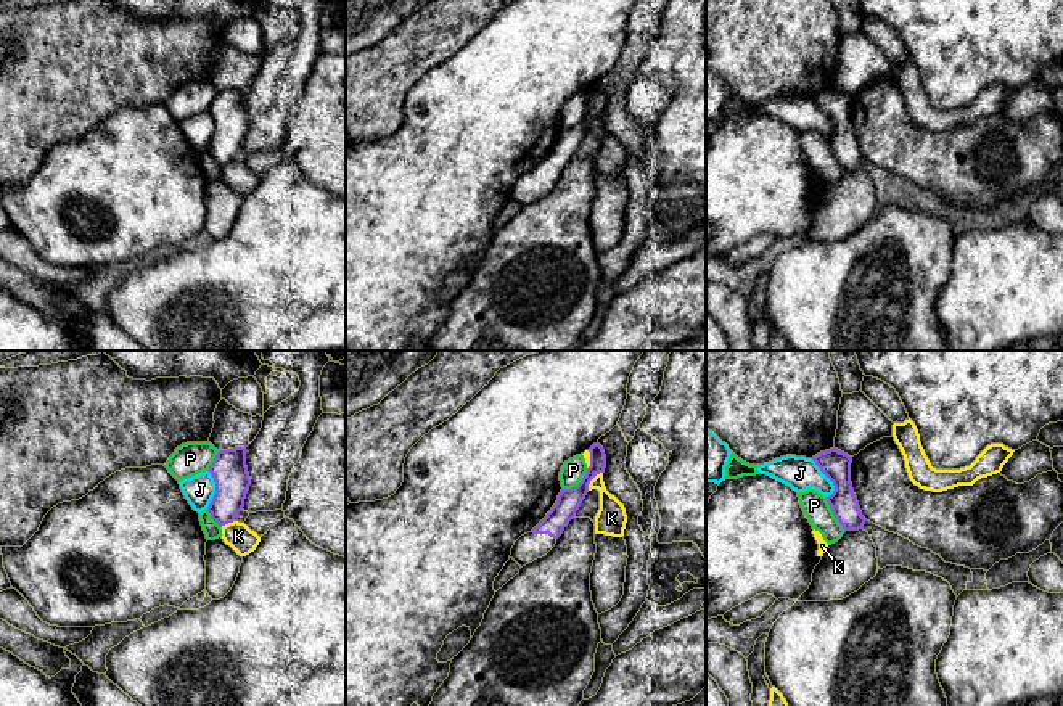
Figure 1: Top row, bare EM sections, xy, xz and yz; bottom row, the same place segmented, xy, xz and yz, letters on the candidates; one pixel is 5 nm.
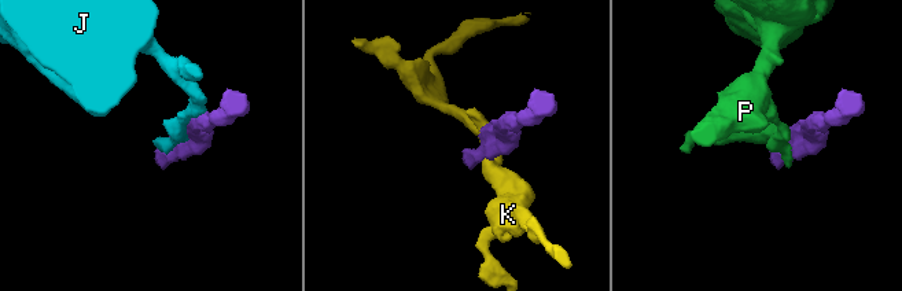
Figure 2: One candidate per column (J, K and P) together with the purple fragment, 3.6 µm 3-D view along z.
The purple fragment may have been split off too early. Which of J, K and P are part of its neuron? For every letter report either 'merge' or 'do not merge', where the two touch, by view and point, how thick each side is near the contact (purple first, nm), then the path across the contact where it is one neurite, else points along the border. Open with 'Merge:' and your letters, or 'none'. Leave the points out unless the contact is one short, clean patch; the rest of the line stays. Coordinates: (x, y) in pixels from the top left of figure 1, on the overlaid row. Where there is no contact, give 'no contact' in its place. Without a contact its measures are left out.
Merge: none
J: do not merge | yz (827, 476) | 150/170 nm
K: do not merge | xz (592, 478) | 120/150 nm
P: do not merge | yz (833, 513) | 150/130 nm

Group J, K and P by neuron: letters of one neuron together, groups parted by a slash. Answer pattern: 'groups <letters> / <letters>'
groups J / K / P

